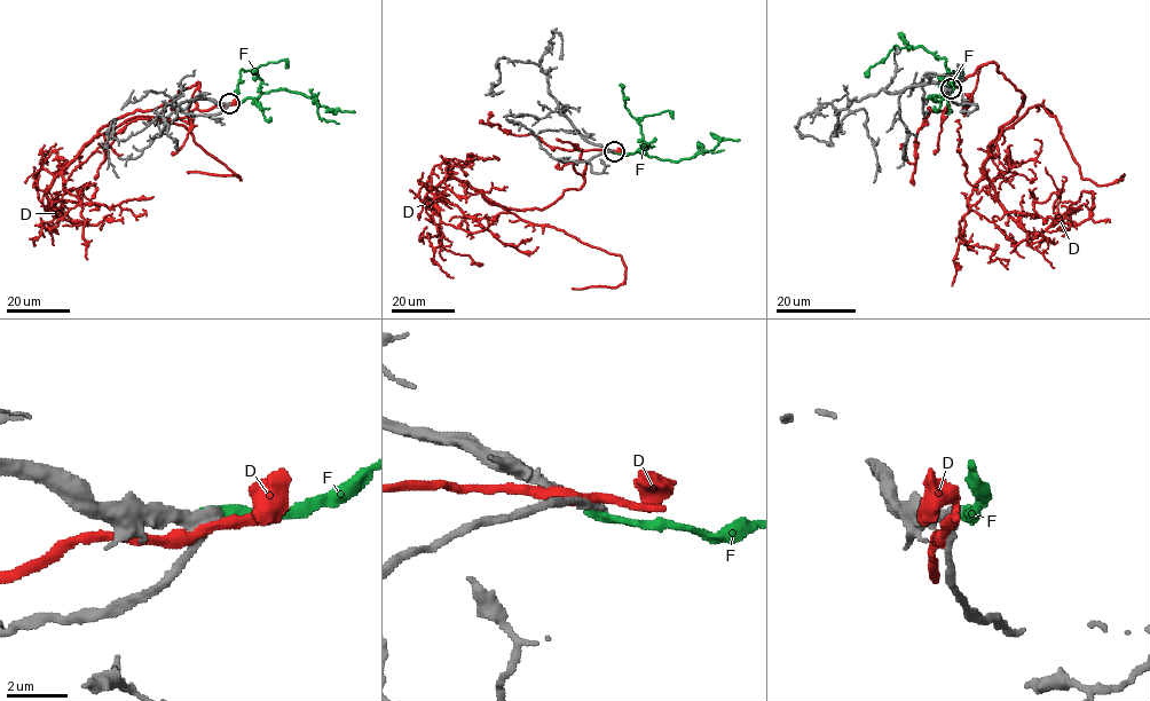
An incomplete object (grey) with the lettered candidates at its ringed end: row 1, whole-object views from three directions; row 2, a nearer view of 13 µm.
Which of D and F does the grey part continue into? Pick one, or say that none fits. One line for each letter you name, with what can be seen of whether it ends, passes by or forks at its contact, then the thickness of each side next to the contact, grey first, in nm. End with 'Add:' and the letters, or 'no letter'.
Add: no letter

